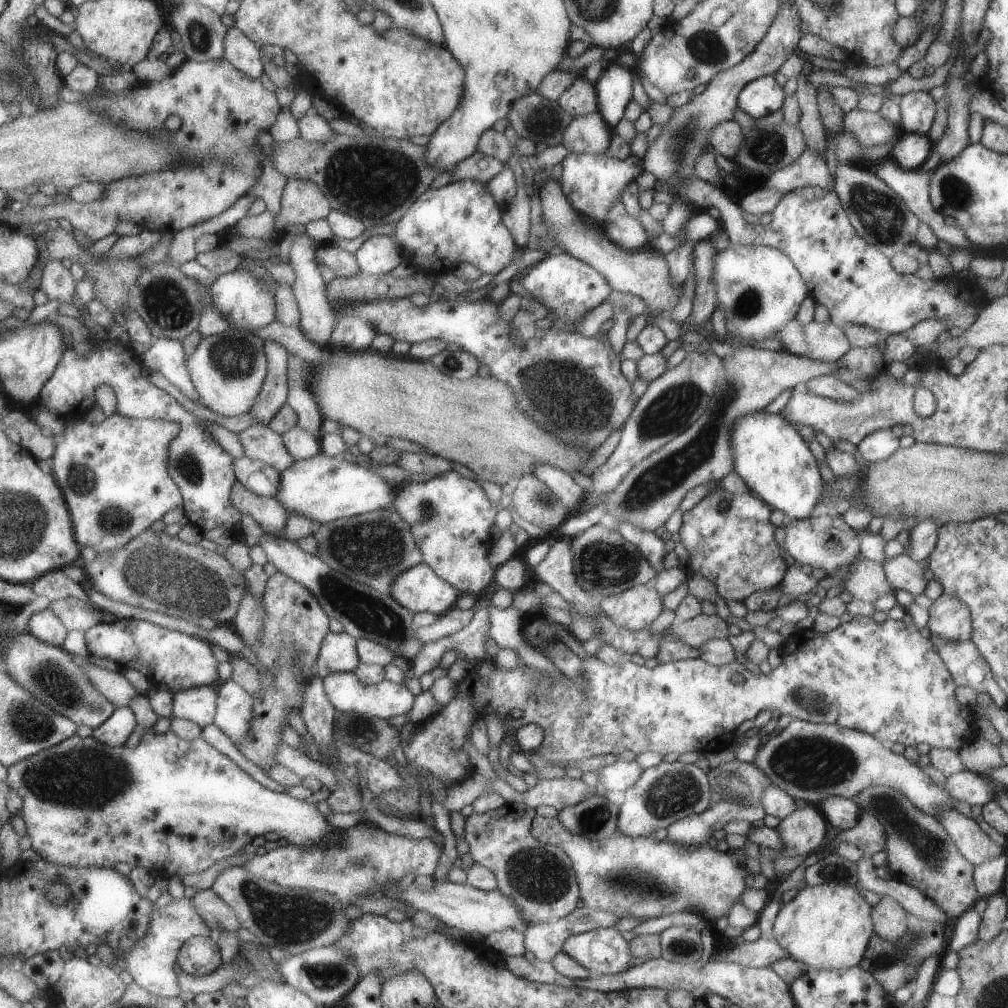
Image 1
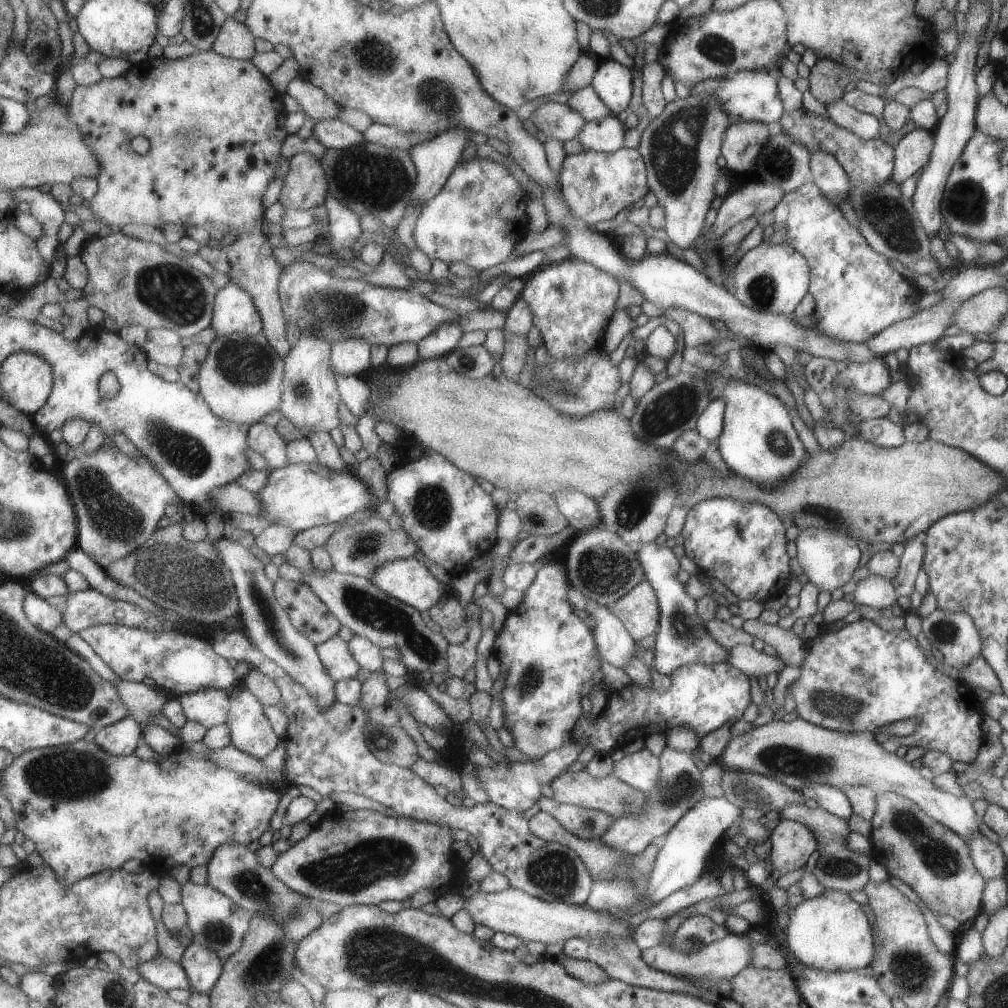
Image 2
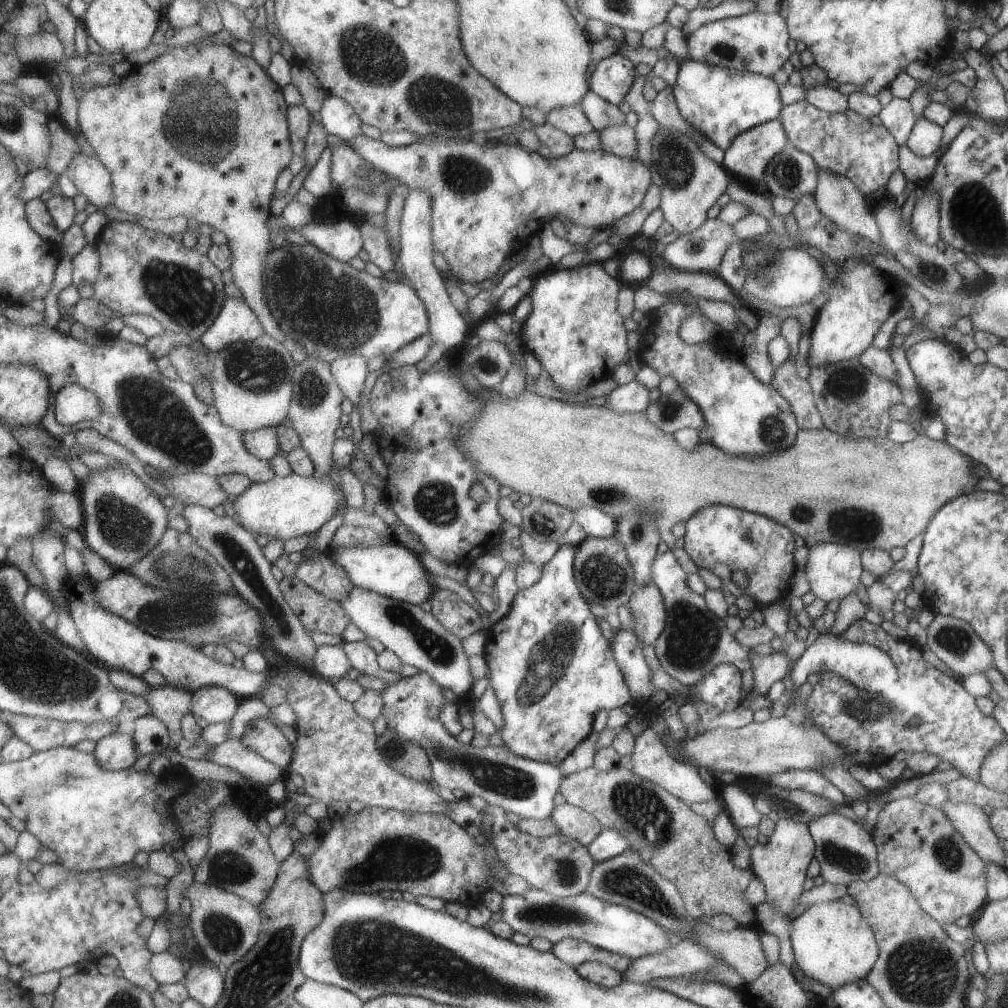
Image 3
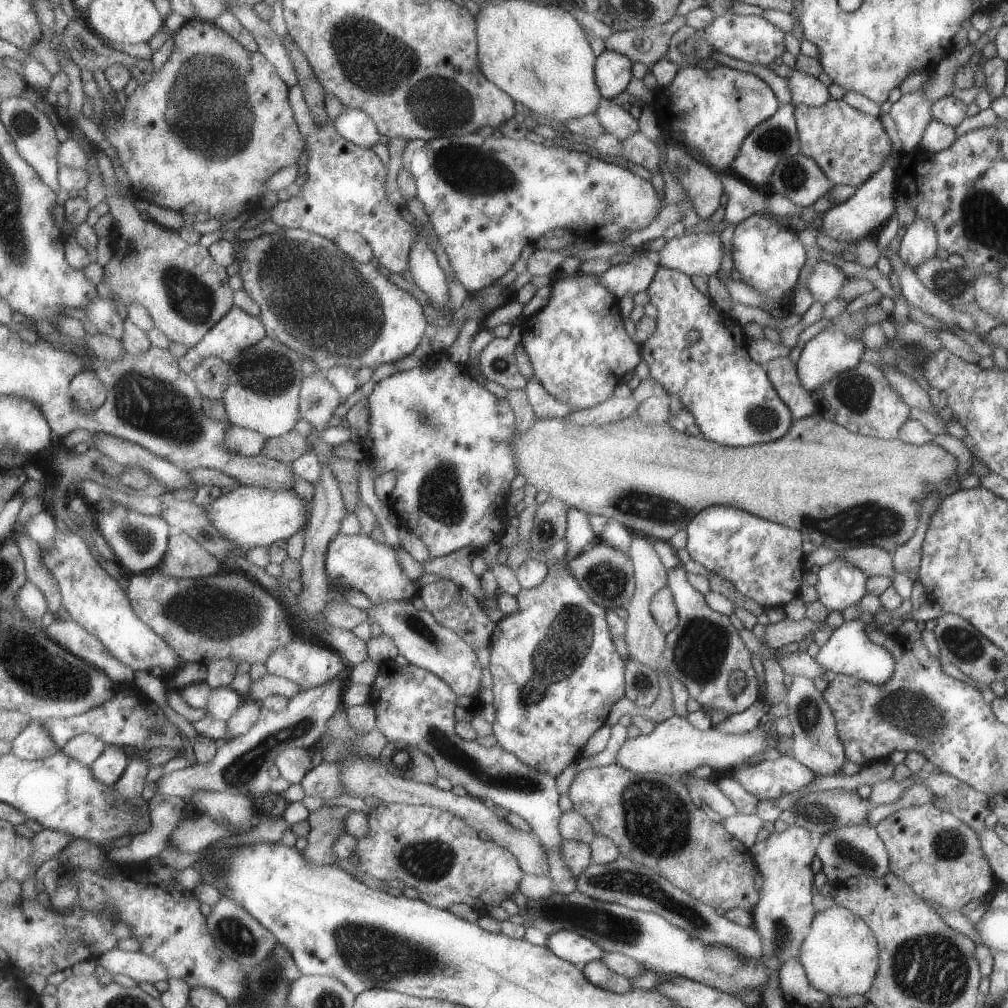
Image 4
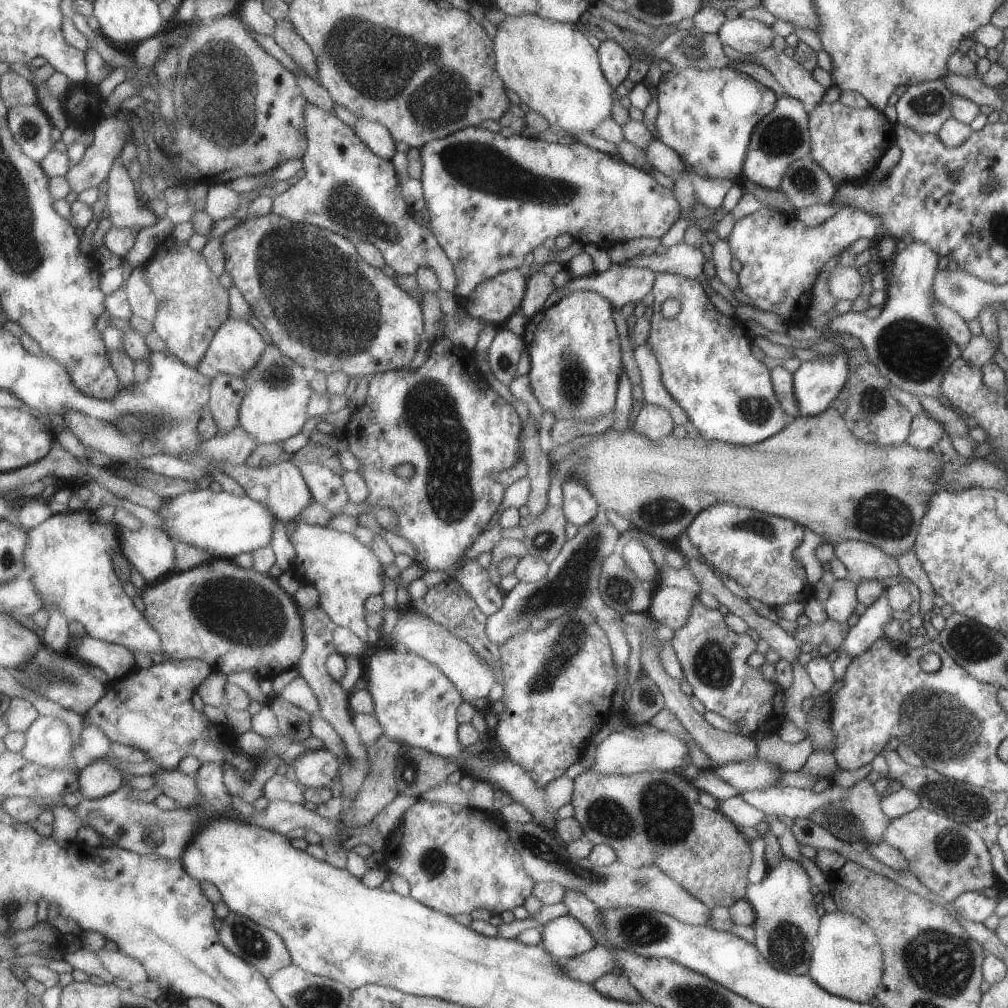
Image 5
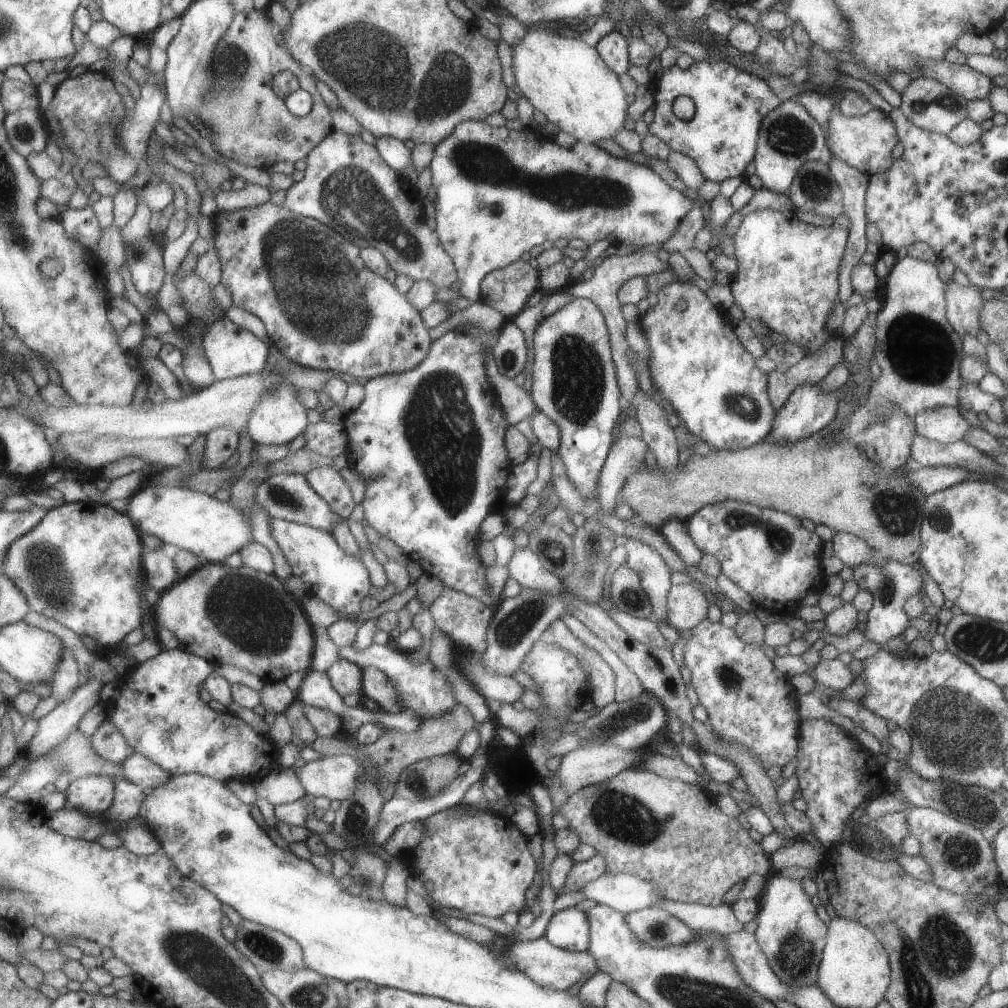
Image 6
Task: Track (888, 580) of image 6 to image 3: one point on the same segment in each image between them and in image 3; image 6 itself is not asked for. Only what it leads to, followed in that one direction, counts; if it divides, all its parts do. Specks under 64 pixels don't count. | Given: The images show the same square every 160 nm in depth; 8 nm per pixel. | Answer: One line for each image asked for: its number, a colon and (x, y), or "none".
3: (869, 668)
4: (848, 651)
5: (869, 627)

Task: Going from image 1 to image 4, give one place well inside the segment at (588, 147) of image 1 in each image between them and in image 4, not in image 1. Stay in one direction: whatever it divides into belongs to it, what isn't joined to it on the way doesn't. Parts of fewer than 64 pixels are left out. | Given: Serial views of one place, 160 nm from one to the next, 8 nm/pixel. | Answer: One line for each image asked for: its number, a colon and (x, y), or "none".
2: (605, 135)
3: (619, 140)
4: (638, 149)

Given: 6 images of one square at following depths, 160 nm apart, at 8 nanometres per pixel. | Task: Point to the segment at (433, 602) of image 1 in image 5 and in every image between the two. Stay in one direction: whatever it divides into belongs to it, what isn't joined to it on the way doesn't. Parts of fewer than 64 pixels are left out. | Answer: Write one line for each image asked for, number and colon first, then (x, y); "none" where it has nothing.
2: (409, 580)
3: (391, 569)
4: (357, 561)
5: (346, 572)

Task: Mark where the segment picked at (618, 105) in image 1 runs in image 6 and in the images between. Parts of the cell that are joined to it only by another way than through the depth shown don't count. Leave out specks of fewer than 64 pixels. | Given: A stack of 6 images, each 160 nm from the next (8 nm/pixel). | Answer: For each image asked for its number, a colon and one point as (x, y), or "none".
2: (611, 81)
3: (612, 76)
4: (612, 72)
5: (614, 61)
6: (612, 47)

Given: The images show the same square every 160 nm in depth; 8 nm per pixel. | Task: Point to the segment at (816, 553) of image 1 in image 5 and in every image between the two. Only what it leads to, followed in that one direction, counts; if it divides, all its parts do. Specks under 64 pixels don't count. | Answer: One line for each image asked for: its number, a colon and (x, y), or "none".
2: (828, 558)
3: (832, 570)
4: (839, 585)
5: (839, 606)

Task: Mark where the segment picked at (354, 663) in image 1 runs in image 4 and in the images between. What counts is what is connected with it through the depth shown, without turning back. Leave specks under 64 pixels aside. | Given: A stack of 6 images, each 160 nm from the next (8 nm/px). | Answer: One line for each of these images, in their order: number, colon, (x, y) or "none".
2: (336, 654)
3: (331, 661)
4: (310, 664)

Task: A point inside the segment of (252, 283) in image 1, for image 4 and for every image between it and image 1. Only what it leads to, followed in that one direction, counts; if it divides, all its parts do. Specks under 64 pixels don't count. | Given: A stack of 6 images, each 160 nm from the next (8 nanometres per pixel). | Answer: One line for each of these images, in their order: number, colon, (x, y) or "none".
2: (235, 312)
3: (237, 322)
4: (238, 331)

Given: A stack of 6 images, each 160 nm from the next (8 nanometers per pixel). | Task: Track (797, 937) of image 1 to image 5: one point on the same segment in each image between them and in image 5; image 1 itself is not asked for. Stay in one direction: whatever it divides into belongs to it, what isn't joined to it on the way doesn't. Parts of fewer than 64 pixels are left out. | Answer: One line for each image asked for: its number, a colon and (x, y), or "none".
2: (828, 932)
3: (831, 942)
4: (839, 954)
5: (847, 960)

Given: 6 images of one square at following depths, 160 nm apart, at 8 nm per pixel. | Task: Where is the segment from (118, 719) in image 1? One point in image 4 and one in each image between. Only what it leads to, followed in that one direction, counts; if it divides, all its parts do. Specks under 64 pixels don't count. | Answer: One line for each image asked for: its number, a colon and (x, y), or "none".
2: (122, 739)
3: (116, 752)
4: (109, 767)

